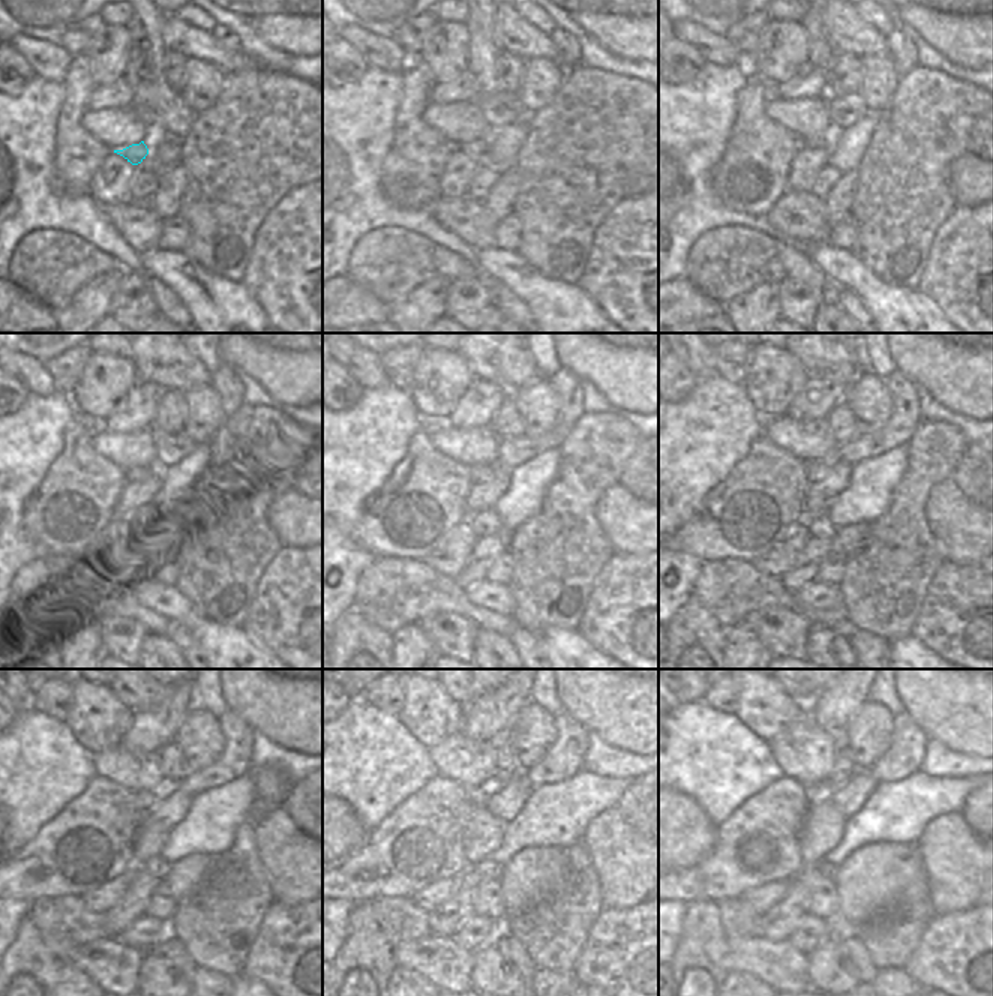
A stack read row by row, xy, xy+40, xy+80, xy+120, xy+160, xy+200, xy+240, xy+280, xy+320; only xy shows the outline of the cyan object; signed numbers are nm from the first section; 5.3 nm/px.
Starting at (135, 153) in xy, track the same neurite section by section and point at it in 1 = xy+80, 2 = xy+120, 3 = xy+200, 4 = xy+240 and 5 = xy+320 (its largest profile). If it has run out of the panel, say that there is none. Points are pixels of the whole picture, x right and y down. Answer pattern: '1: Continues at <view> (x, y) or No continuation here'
1: Continues at xy+80 (825, 140)
2: Continues at xy+120 (152, 473)
3: Continues at xy+200 (816, 470)
4: Continues at xy+240 (146, 800)
5: Continues at xy+320 (815, 792).

